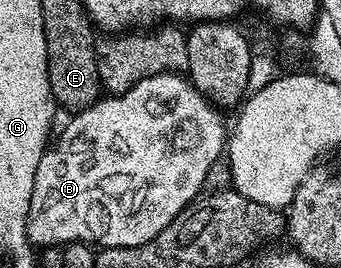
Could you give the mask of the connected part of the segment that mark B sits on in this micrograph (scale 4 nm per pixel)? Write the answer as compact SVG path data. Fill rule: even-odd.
M163 73L142 79L134 87L124 93L101 96L90 107L79 110L76 117L60 133L60 138L53 140L44 150L38 163L38 175L34 175L34 195L30 195L30 215L28 216L28 243L33 247L39 245L57 245L63 247L69 243L91 243L96 247L113 249L114 247L138 247L158 235L178 216L188 208L205 188L204 180L212 169L216 159L221 158L226 147L226 129L220 118L221 110L199 92L187 76L178 73Z

